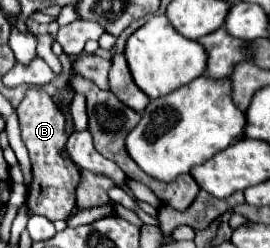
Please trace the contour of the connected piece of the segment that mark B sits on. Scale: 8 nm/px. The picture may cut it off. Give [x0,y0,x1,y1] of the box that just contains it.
[17,91,79,221]

